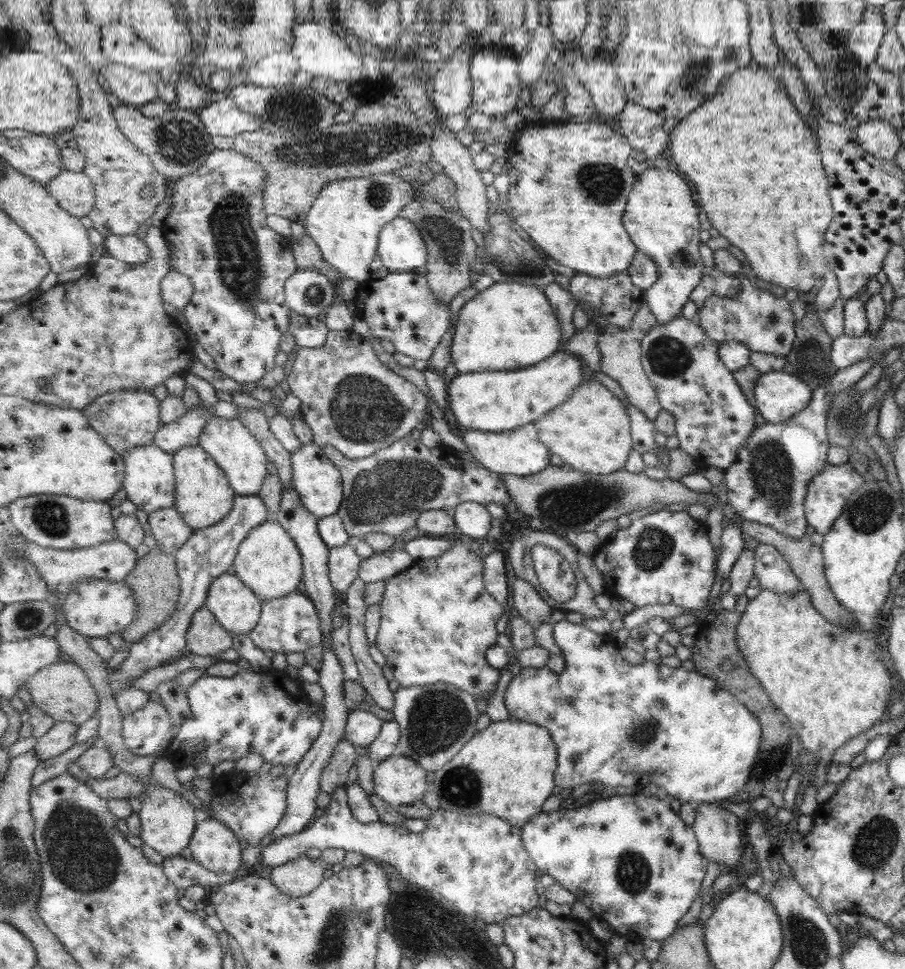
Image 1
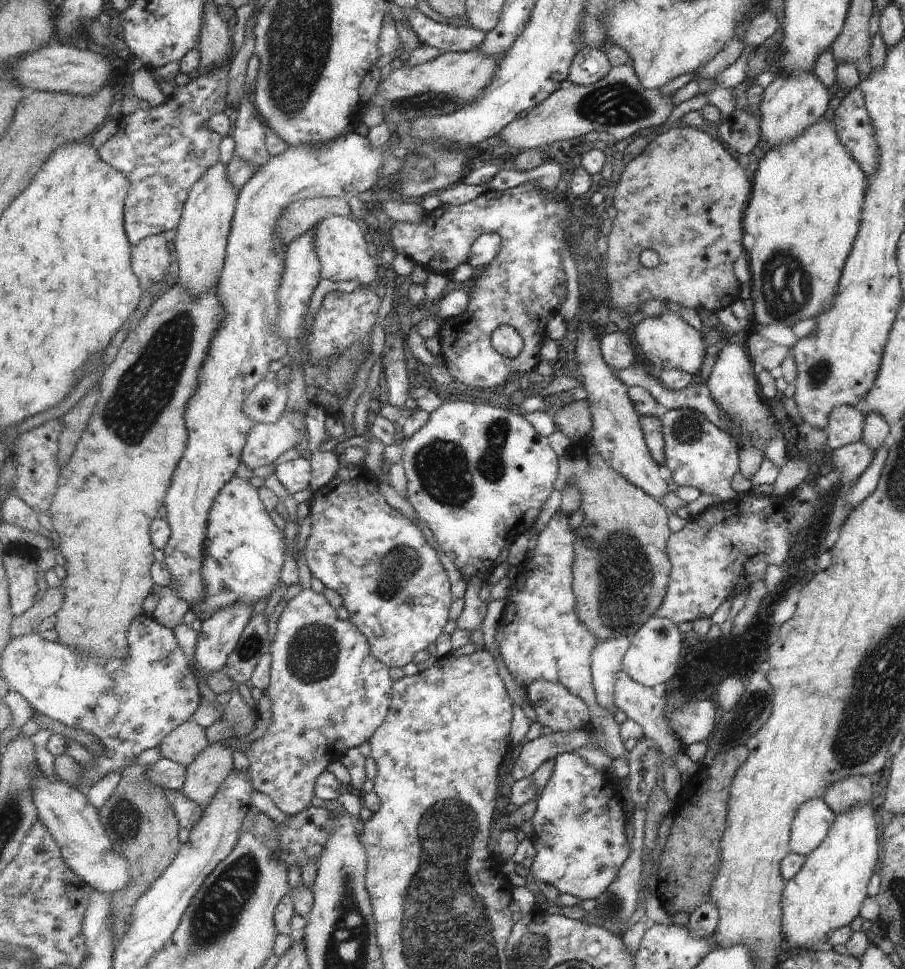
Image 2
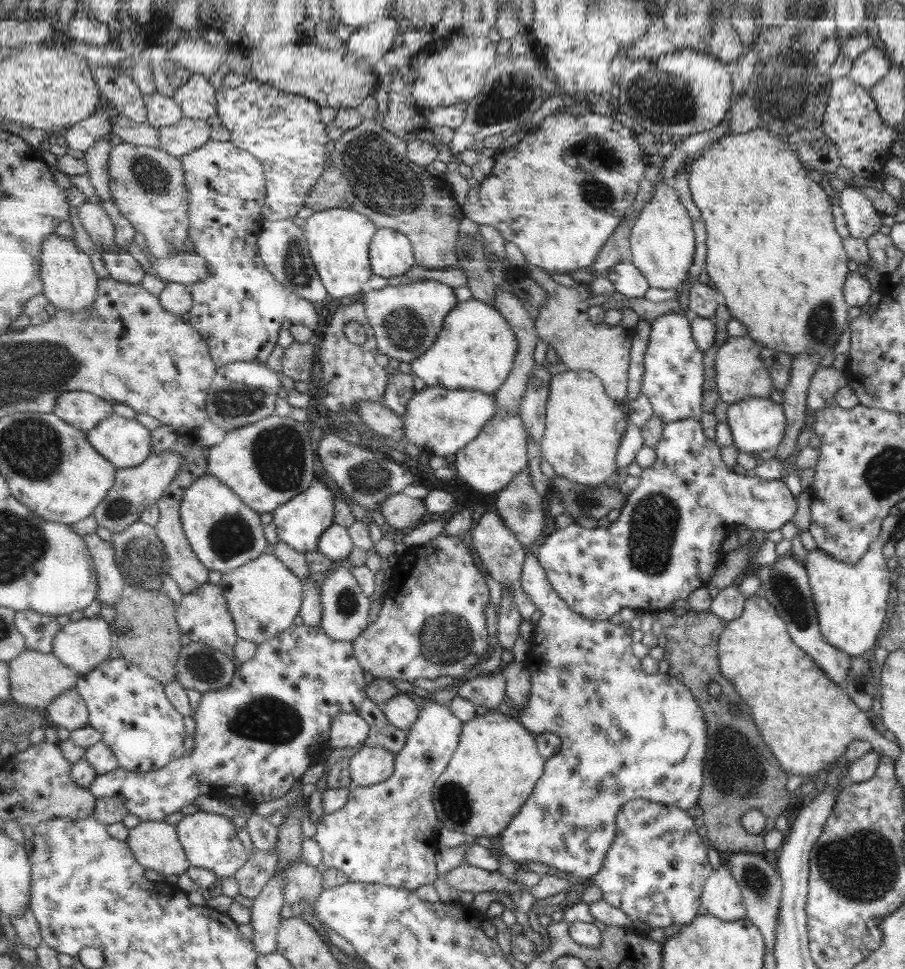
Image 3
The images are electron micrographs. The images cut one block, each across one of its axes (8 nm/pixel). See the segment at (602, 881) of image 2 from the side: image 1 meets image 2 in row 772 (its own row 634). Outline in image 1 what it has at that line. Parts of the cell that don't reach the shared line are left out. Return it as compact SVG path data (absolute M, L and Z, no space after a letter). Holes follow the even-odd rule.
M562 620L553 623L553 636L556 645L562 650L564 667L561 670L551 670L544 668L521 668L518 675L511 679L504 694L505 706L509 712L509 717L515 717L522 721L529 721L536 725L546 727L550 730L556 745L558 746L558 769L556 770L556 785L562 788L571 788L581 786L581 784L602 784L605 789L613 790L617 786L632 788L635 794L639 793L642 788L647 788L649 784L655 784L664 788L669 797L674 797L680 803L716 803L722 799L728 799L731 795L739 792L744 788L749 778L749 770L754 764L757 753L761 744L761 724L734 697L730 692L719 686L718 683L702 675L700 672L683 670L683 668L673 668L665 664L655 664L655 662L645 662L641 664L629 663L621 656L620 635L607 634L601 635L581 623L574 624L569 620Z

